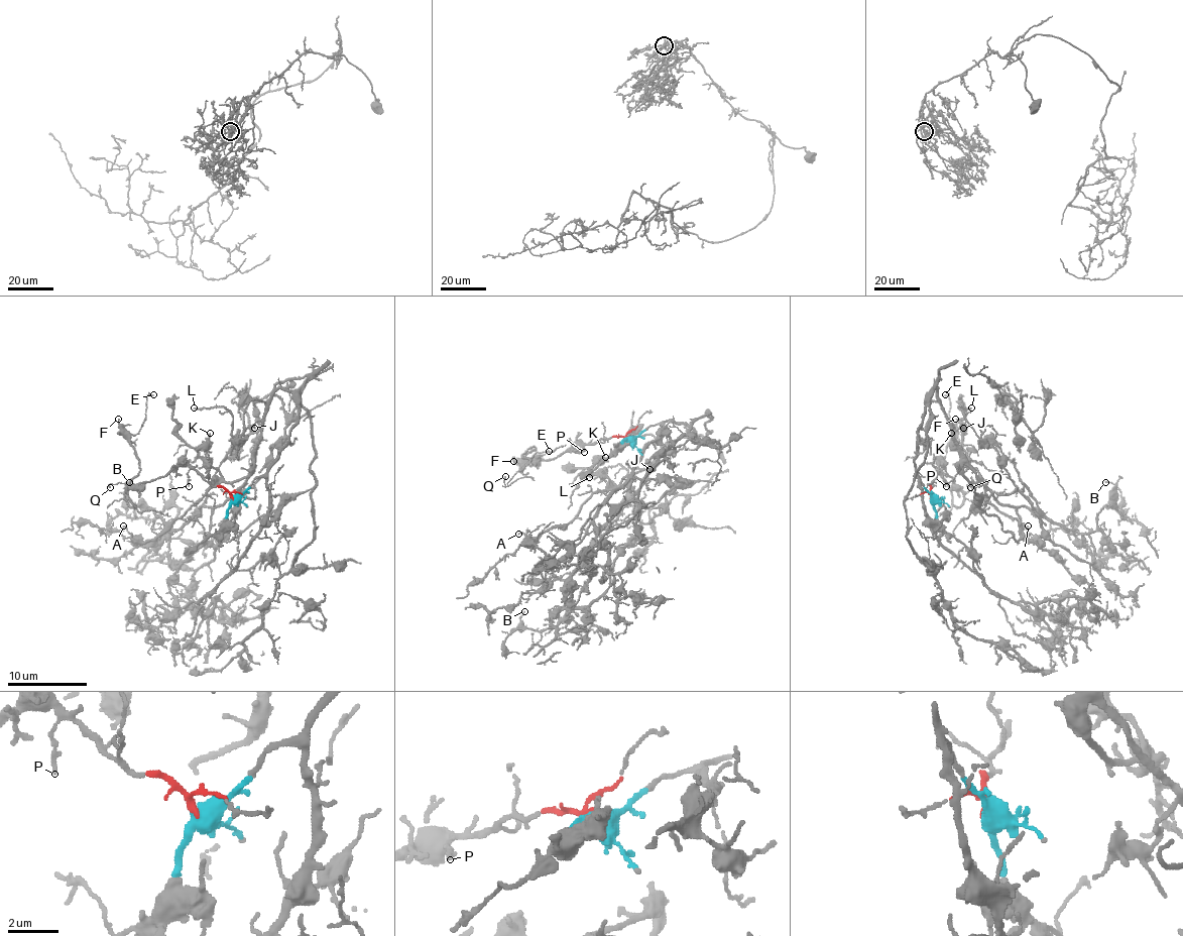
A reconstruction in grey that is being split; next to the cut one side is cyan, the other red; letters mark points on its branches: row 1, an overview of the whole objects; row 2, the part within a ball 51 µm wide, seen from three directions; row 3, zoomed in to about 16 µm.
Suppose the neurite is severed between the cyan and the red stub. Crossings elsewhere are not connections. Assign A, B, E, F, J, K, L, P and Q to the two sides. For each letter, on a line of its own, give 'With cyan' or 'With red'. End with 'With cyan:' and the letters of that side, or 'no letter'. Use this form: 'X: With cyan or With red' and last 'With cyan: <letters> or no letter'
A: With cyan
B: With cyan
E: With red
F: With red
J: With cyan
K: With cyan
L: With cyan
P: With red
Q: With red
With cyan: A, B, J, K, L

